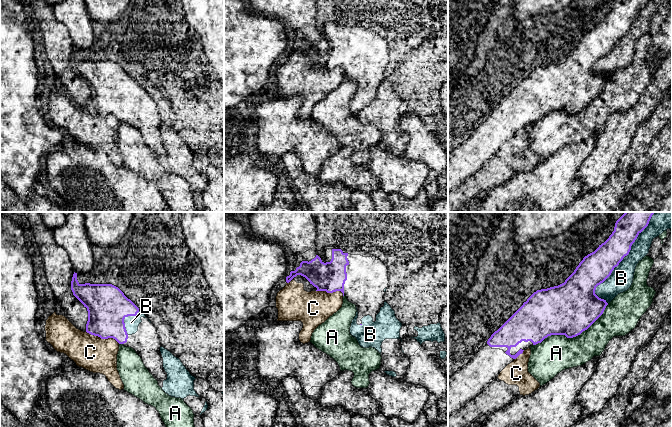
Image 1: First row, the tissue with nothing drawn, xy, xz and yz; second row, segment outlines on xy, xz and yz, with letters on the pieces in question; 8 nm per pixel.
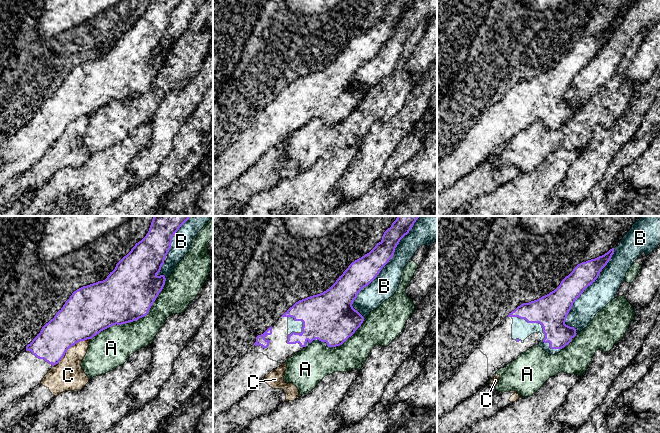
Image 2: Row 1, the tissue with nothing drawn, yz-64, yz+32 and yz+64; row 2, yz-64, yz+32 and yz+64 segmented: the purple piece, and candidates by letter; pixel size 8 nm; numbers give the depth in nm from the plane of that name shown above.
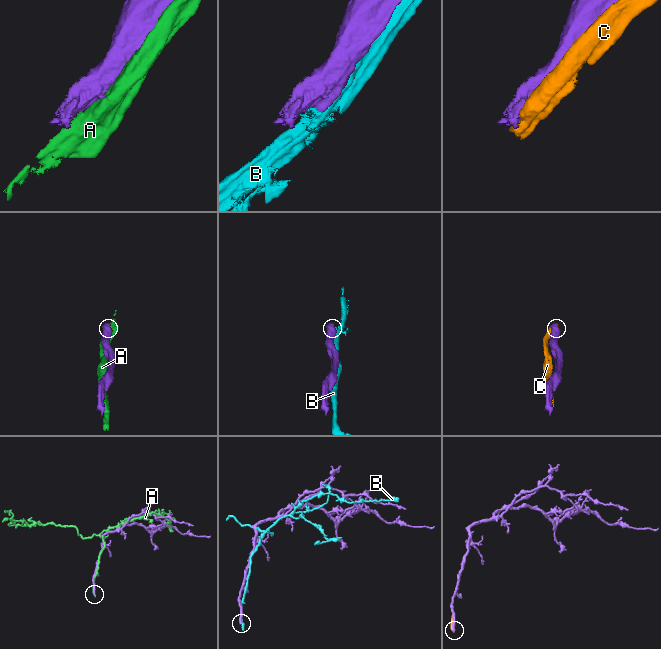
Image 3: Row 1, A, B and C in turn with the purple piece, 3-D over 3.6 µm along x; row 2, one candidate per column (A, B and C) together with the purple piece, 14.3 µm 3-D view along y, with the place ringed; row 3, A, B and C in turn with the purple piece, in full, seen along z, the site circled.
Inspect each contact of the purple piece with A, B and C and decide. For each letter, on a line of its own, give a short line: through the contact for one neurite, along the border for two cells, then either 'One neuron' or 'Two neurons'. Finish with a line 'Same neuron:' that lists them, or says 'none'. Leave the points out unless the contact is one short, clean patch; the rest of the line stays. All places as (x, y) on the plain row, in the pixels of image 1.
A: Two neurons
B: Two neurons
C: Two neurons
Same neuron: none

